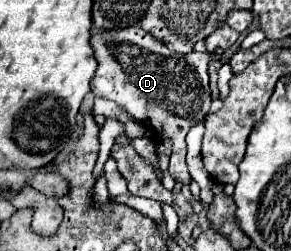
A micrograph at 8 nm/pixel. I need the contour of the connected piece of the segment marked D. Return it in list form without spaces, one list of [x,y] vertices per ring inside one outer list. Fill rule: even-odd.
[[[140,26],[110,32],[94,32],[90,44],[98,60],[98,70],[92,78],[92,92],[96,96],[114,100],[142,126],[152,128],[156,140],[172,140],[168,172],[176,182],[190,184],[192,176],[188,174],[186,166],[184,138],[194,124],[206,118],[212,102],[208,86],[210,52],[172,52],[164,46],[164,42],[158,42],[158,38],[146,34]],[[172,72],[176,74],[172,76]]]

